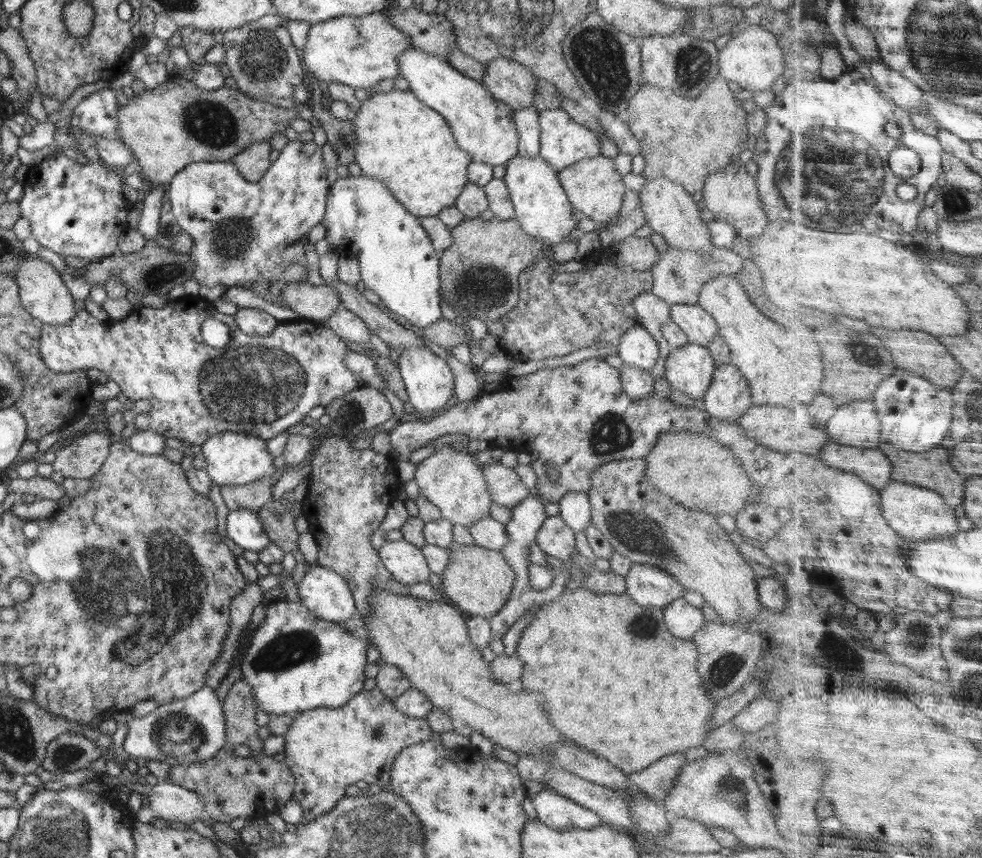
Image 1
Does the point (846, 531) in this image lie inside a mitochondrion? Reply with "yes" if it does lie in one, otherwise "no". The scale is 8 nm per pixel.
no

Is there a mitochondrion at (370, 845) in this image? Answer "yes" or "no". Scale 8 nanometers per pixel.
yes

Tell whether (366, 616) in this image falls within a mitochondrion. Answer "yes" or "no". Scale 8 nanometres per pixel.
no

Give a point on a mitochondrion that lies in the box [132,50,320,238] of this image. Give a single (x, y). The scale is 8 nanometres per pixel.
(212, 124)

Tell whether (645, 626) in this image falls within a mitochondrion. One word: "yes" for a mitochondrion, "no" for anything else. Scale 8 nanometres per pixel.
yes

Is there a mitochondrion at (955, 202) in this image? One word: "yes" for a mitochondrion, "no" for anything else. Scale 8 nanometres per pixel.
yes

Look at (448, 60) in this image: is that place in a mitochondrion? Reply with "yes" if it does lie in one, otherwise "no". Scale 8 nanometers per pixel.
no

